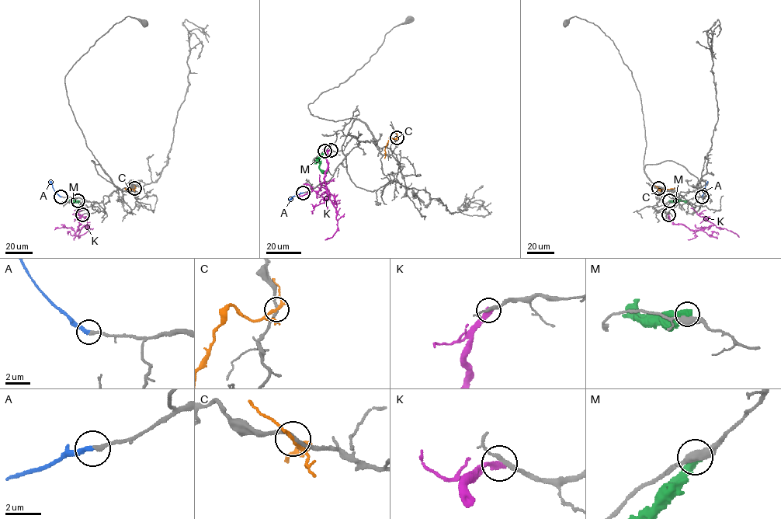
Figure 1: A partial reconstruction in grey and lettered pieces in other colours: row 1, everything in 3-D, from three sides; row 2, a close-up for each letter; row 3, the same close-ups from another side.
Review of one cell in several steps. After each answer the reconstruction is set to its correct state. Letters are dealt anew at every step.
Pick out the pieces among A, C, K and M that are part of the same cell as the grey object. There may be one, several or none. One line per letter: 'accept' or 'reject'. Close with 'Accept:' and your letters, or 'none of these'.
A: accept
C: reject
K: reject
M: reject
Accept: A

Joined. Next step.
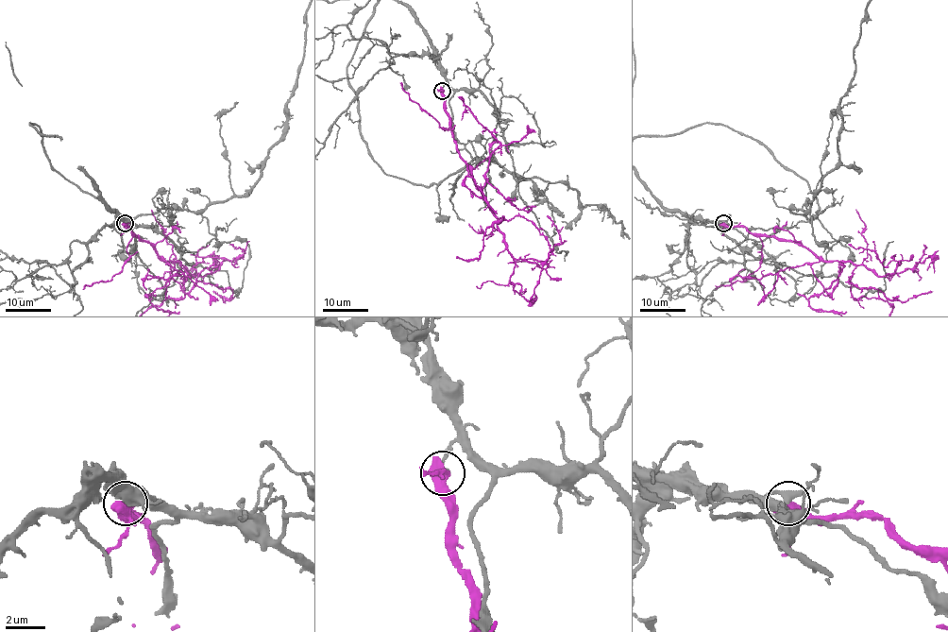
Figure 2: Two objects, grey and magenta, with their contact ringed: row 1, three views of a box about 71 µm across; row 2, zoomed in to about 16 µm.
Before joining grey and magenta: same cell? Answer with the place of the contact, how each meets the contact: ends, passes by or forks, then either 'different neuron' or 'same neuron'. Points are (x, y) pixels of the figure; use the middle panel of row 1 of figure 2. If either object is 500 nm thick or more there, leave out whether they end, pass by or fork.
place (442, 91); different neuron

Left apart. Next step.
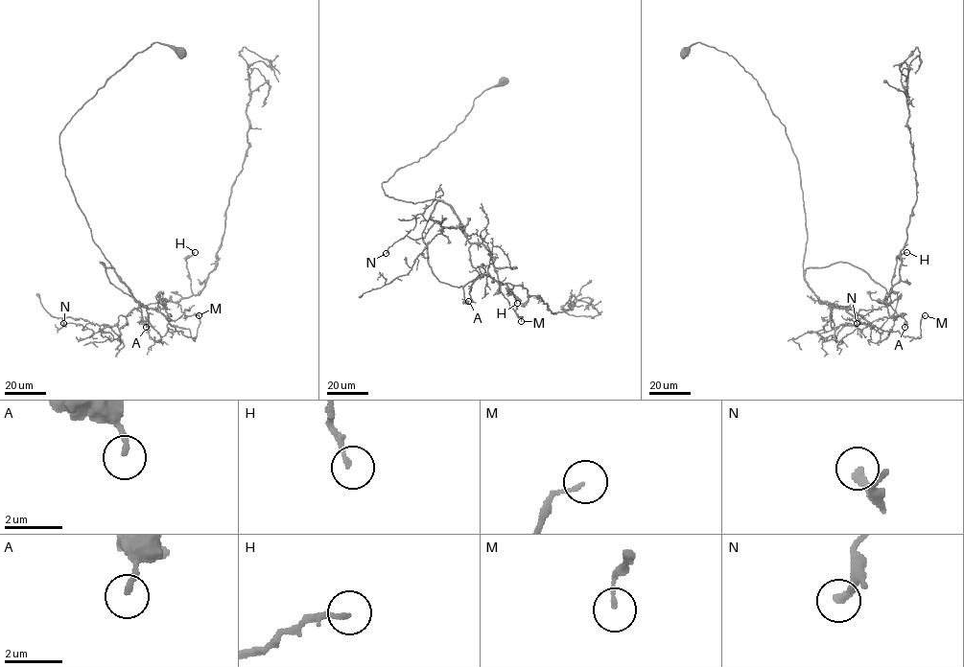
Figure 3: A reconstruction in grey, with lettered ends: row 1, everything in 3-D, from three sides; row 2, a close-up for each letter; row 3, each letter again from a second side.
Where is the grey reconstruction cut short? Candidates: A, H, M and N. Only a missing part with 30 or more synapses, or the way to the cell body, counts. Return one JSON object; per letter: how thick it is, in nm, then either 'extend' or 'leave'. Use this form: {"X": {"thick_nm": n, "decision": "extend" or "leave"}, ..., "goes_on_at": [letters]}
{"A": {"thick_nm": 170, "decision": "leave"}, "H": {"thick_nm": 150, "decision": "leave"}, "M": {"thick_nm": 130, "decision": "leave"}, "N": {"thick_nm": 320, "decision": "leave"}, "goes_on_at": []}

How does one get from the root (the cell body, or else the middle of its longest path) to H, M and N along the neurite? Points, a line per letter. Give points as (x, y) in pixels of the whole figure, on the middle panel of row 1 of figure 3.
H: (505, 80), (382, 187), (397, 199), (438, 200), (422, 236), (440, 282), (489, 275), (515, 286), (517, 303)
M: (505, 80), (382, 187), (397, 199), (447, 203), (467, 240), (488, 251), (521, 321)
N: (505, 80), (478, 96), (428, 154), (382, 183), (394, 198), (443, 200), (461, 228), (419, 214), (386, 253)

